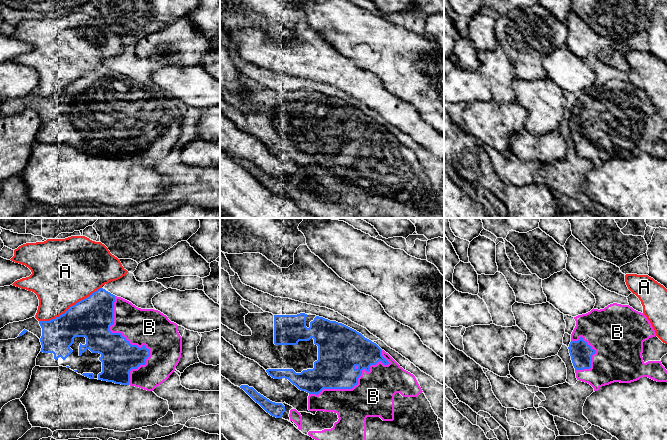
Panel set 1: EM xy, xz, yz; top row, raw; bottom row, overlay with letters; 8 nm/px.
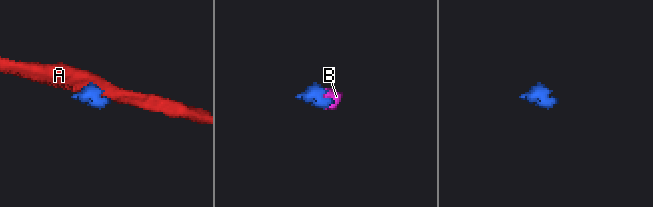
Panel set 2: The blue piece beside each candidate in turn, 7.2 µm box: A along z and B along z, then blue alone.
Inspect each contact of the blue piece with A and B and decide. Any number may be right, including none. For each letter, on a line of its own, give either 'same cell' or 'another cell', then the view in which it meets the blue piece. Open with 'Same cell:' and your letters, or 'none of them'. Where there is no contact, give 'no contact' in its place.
Same cell: B
A: another cell; contact in xy
B: same cell; contact in xy

